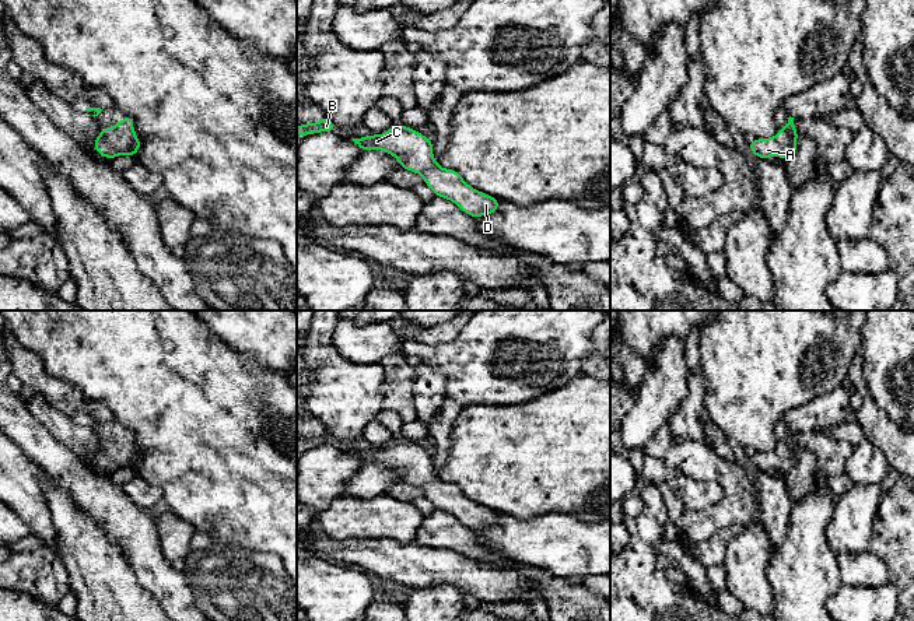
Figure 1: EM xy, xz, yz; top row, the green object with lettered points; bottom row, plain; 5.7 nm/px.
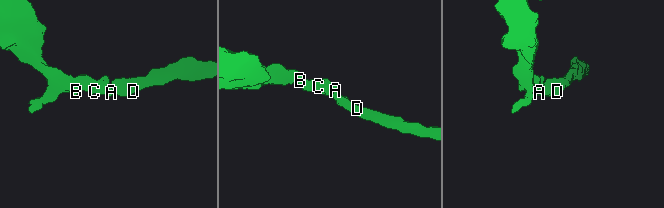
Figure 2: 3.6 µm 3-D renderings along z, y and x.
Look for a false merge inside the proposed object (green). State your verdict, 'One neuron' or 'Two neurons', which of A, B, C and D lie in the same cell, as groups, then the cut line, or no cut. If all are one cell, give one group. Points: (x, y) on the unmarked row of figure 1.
One neuron. Groups: A B C D. No split

